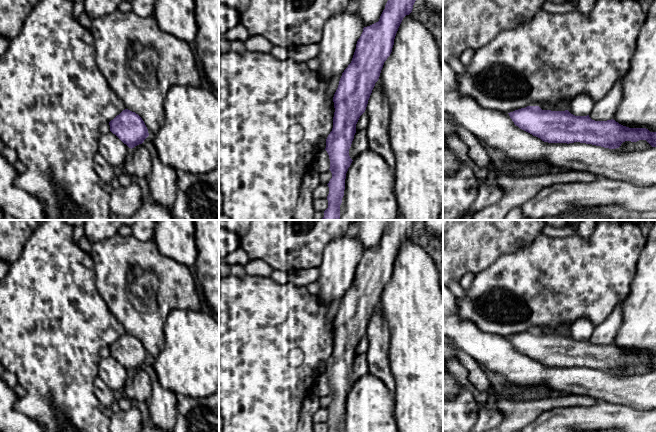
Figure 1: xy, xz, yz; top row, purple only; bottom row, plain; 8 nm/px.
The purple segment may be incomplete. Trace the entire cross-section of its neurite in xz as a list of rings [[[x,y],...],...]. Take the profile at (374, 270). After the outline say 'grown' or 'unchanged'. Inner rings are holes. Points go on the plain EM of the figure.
[[[389,220],[379,245],[363,252],[363,256],[357,265],[352,285],[342,297],[333,321],[335,332],[333,352],[326,363],[325,372],[330,383],[329,394],[332,397],[332,402],[327,408],[329,411],[327,420],[328,432],[340,432],[344,420],[346,397],[353,385],[349,380],[349,373],[356,357],[356,348],[366,334],[368,324],[375,307],[379,303],[384,286],[392,276],[398,252],[403,242],[412,236],[417,221]]] | unchanged

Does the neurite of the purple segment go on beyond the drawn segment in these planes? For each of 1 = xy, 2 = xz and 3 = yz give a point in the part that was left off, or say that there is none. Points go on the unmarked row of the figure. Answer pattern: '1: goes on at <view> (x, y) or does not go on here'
1: does not go on here
2: does not go on here
3: does not go on here

